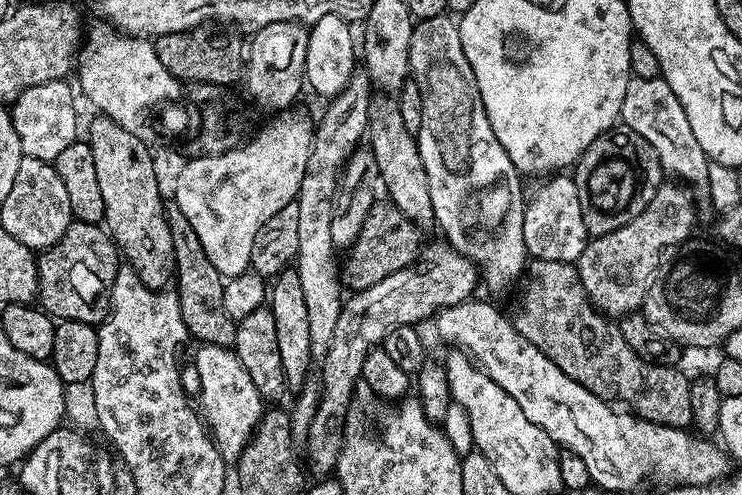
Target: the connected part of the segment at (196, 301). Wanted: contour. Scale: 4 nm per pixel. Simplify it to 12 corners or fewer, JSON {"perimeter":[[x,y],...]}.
{"perimeter":[[175,202],[174,294],[193,341],[231,349],[225,277]]}

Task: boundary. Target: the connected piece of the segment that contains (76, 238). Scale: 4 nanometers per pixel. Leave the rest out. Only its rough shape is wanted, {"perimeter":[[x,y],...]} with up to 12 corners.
{"perimeter":[[71,224],[39,257],[57,321],[108,317],[122,257],[100,224]]}

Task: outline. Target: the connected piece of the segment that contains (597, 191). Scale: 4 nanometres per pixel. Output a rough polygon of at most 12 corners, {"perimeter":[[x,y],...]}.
{"perimeter":[[623,126],[574,168],[589,237],[650,206],[665,176],[654,146]]}

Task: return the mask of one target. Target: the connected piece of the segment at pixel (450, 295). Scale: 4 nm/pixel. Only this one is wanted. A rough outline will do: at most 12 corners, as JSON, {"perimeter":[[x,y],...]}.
{"perimeter":[[425,247],[343,301],[306,441],[327,477],[368,353],[393,328],[473,299],[477,265]]}

